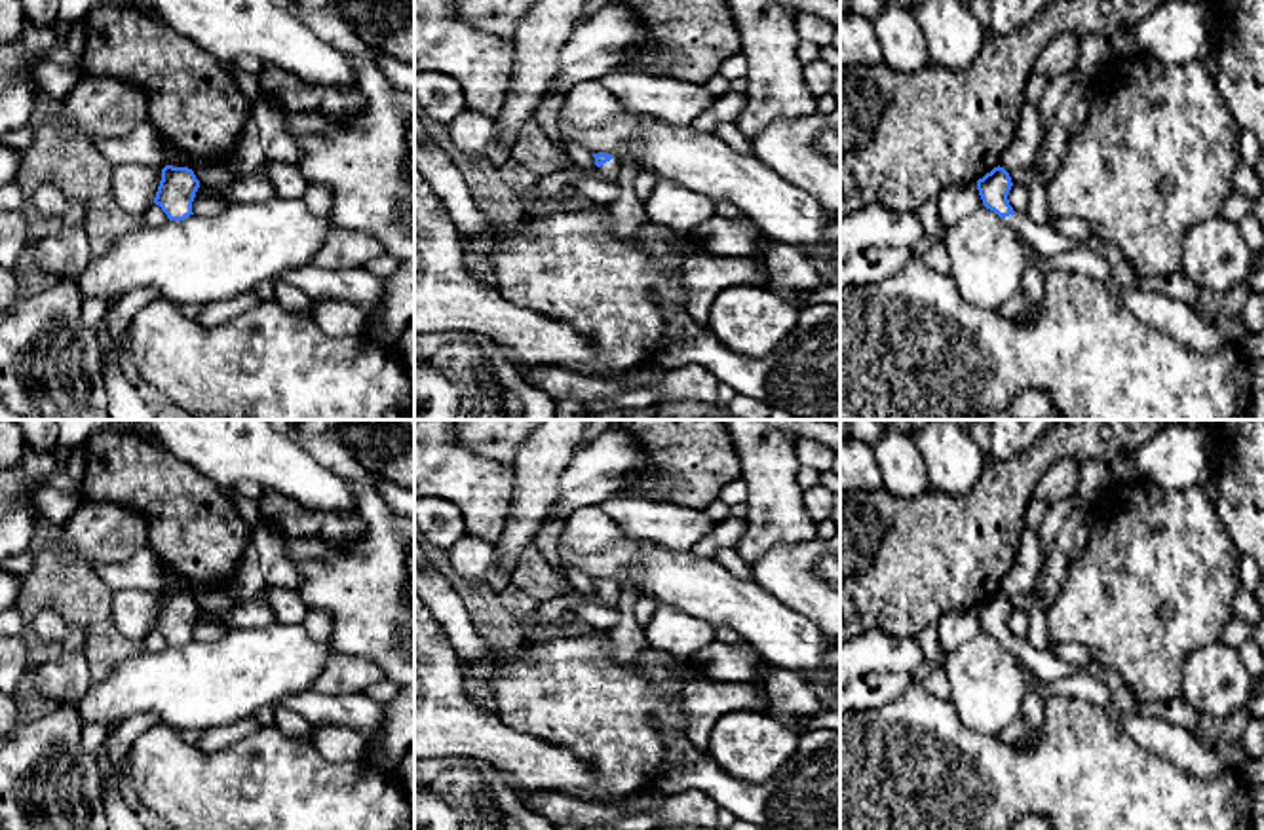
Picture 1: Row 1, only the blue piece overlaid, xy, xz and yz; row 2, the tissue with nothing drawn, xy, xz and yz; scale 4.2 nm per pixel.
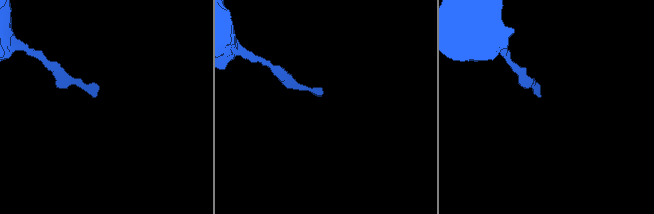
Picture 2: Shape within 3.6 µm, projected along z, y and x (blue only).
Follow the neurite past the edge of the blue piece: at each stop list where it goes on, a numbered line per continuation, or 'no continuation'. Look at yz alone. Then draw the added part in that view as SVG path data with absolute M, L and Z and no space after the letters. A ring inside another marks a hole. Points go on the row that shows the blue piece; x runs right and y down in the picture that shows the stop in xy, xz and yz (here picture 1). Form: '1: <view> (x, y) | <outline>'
1: yz (1048, 242) | M1015 211L1004 220L1019 234L1021 239L1028 241L1044 256L1055 256L1080 245L1072 237L1055 232L1049 224L1036 224L1026 213Z

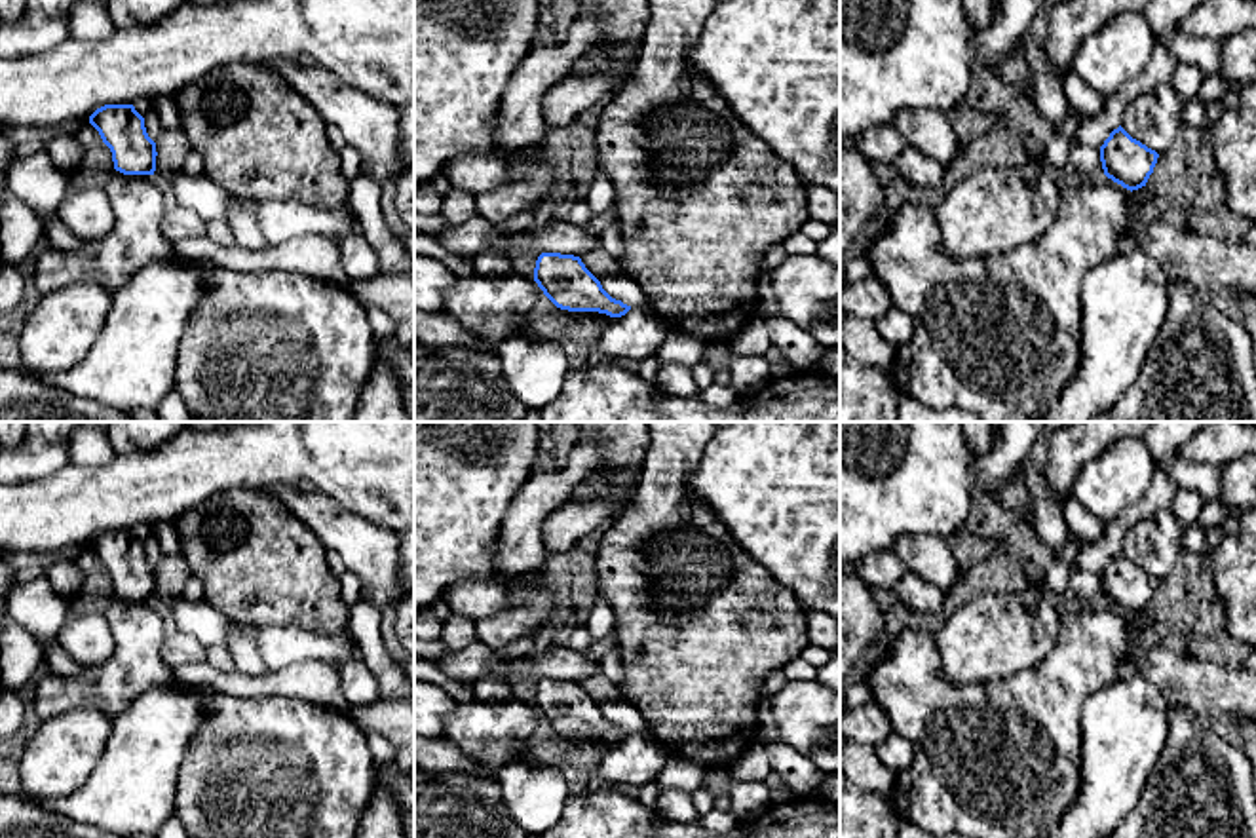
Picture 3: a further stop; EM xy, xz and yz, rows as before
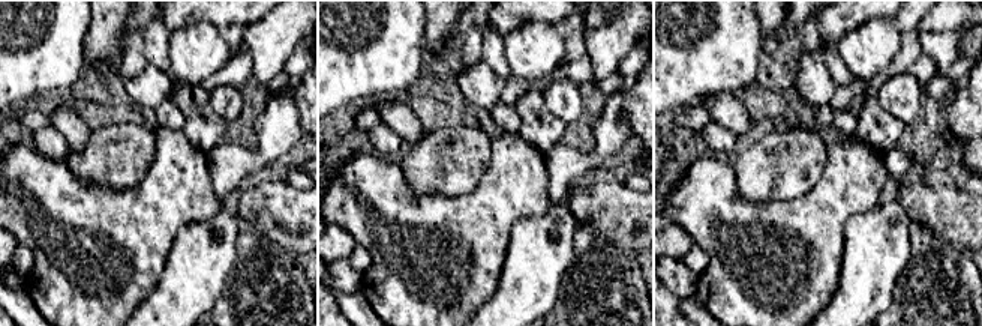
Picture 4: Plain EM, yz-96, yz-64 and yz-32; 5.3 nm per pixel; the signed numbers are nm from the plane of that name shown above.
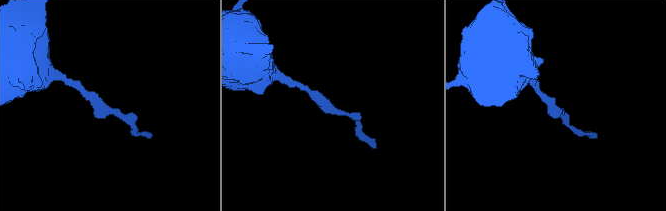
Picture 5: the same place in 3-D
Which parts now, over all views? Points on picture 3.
no continuation

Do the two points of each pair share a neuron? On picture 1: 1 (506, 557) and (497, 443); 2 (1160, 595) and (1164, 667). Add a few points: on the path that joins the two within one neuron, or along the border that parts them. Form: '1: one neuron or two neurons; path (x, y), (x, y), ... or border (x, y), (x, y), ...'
1: two neurons; border (527, 439), (512, 464)
2: one neuron; path (1164, 612), (1164, 650)

